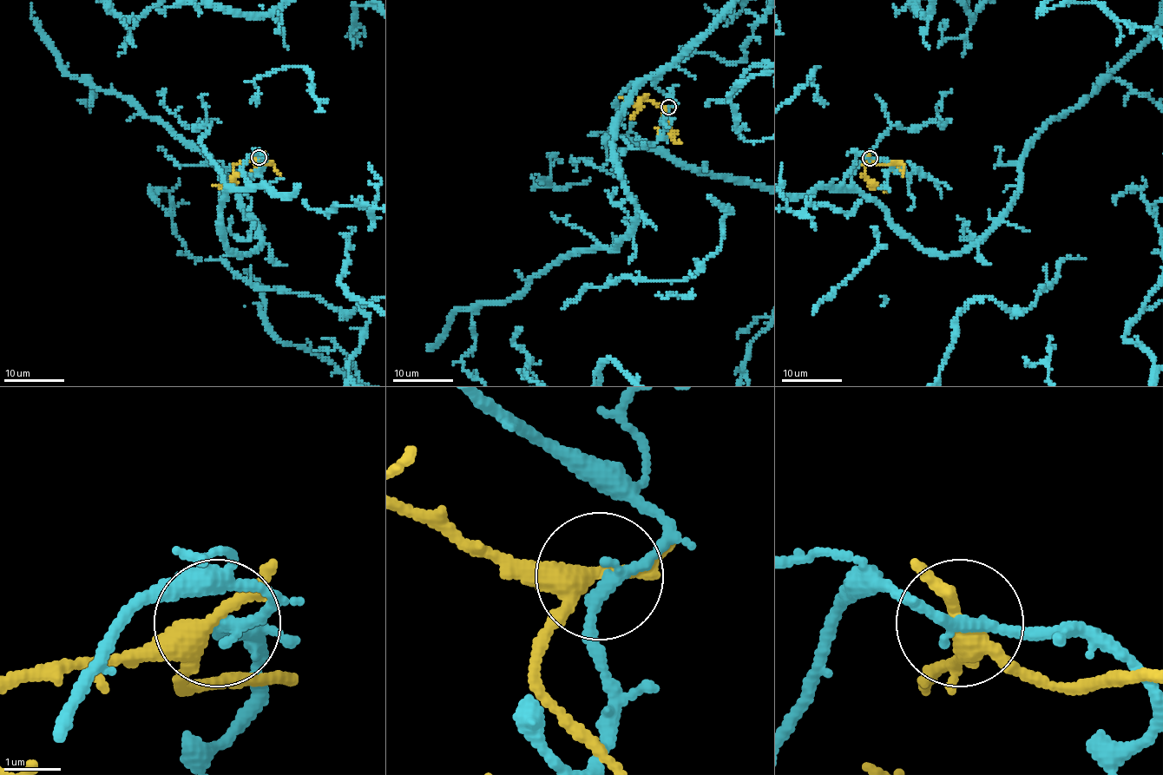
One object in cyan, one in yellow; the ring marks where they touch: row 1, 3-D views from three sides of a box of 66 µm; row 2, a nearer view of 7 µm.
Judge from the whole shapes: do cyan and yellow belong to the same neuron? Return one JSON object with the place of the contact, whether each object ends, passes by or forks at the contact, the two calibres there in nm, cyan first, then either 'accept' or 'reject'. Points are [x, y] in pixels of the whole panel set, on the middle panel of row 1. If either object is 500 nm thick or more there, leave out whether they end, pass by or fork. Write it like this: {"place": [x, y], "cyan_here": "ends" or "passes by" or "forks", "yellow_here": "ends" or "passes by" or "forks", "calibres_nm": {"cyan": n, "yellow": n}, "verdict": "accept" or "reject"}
{"place": [668, 107], "cyan_here": "passes by", "yellow_here": "forks", "calibres_nm": {"cyan": 200, "yellow": 280}, "verdict": "reject"}

